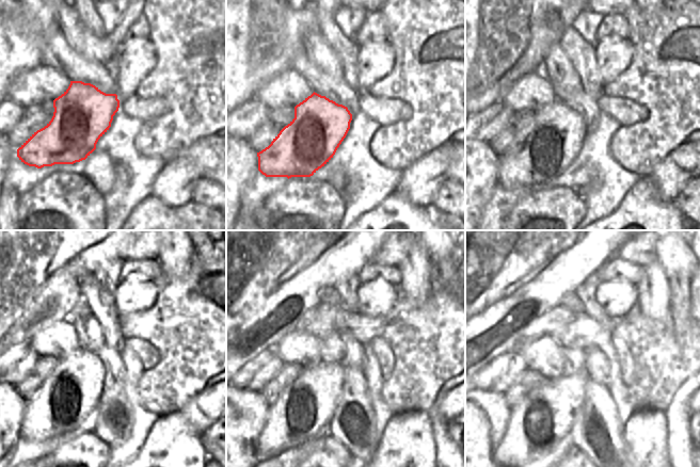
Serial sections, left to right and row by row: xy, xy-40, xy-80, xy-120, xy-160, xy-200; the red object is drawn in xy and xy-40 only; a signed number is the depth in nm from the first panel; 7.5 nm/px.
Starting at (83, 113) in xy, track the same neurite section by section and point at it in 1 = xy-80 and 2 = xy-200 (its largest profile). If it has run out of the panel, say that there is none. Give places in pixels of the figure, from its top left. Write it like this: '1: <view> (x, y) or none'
1: xy-80 (558, 132)
2: xy-200 (545, 416)

